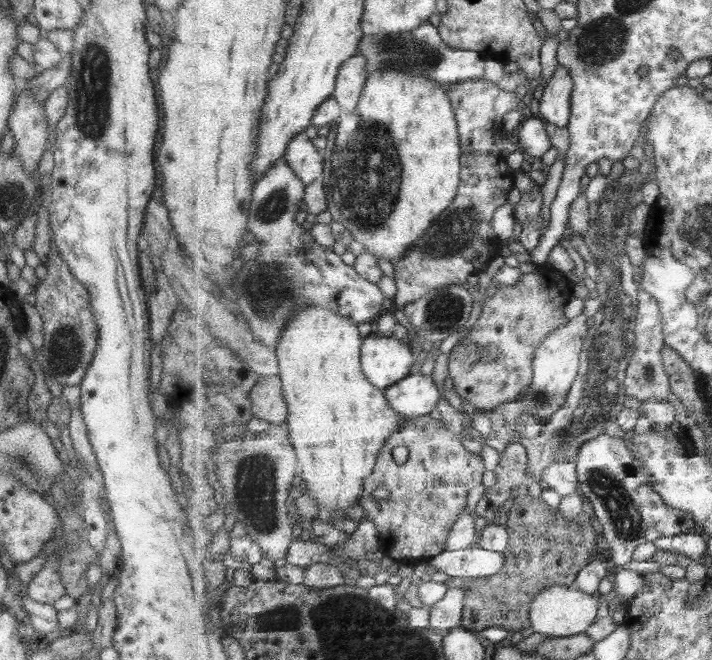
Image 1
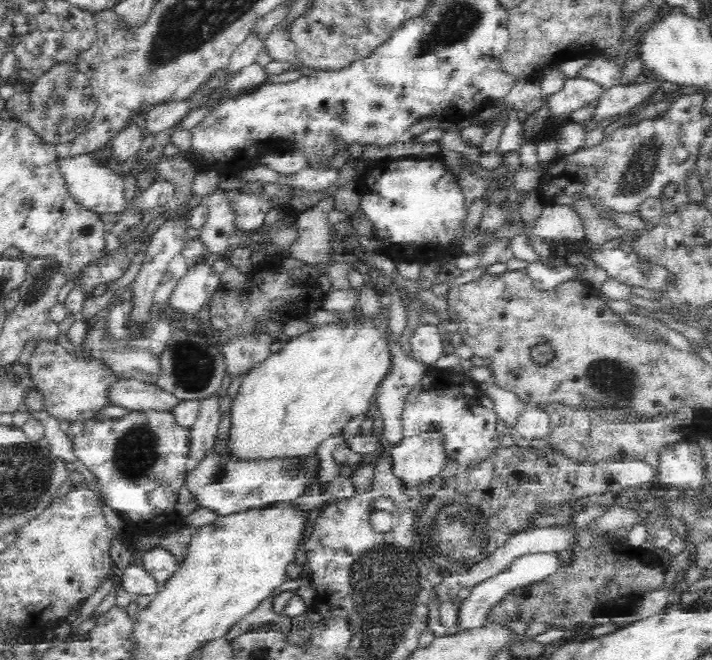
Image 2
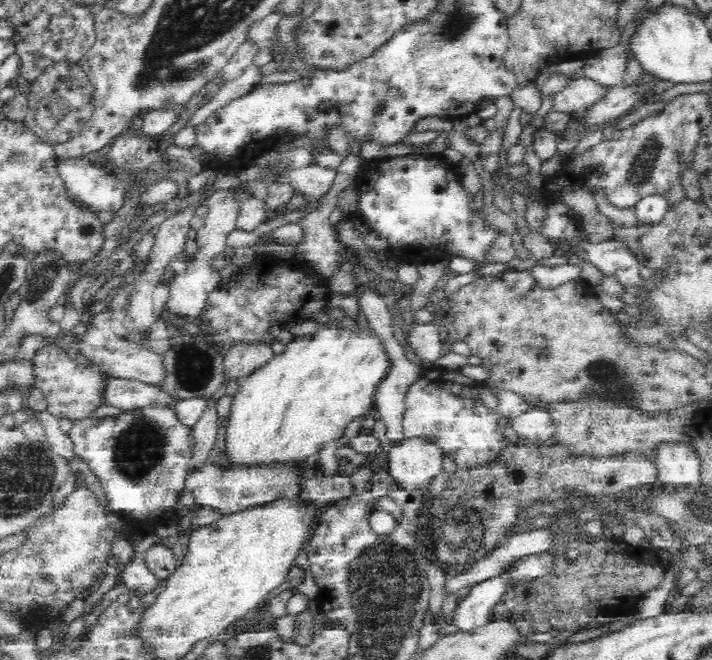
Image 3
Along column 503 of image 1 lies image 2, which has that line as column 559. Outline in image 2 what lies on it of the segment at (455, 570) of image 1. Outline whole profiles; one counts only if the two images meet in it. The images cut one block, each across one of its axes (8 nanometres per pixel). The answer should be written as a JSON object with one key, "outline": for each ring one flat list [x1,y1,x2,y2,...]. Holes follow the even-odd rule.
{"outline":[[538,552,536,554,525,554,524,556,515,558,514,562,510,562,502,572,477,584,471,589,471,593,467,599,461,600,457,614,456,629,469,631,473,628,486,626,488,622,485,617,489,610,497,606,504,596,510,596,516,589,543,581,547,576,554,574,557,568,560,568,560,565,561,558,559,553]]}

